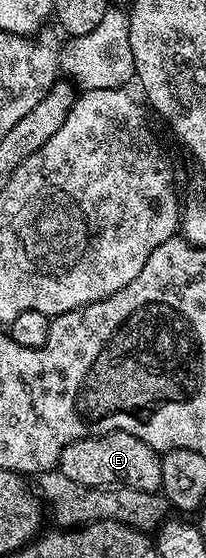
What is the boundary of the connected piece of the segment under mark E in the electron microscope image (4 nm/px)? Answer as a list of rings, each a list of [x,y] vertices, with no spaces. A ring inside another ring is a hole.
[[[105,433],[102,437],[85,437],[69,445],[58,461],[58,469],[68,479],[81,485],[125,487],[156,493],[162,487],[162,459],[144,439],[127,433]]]

